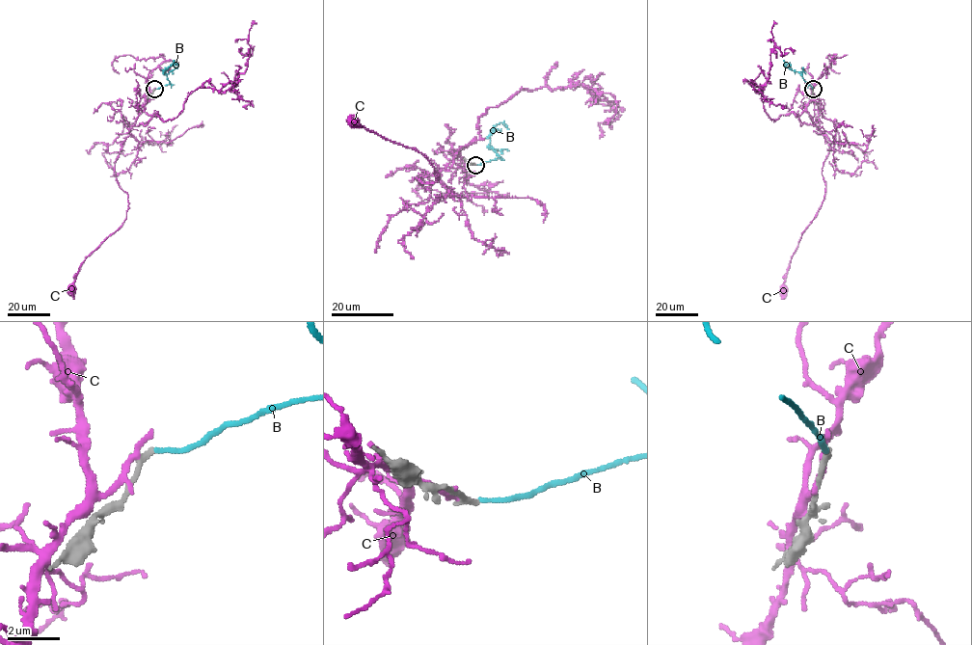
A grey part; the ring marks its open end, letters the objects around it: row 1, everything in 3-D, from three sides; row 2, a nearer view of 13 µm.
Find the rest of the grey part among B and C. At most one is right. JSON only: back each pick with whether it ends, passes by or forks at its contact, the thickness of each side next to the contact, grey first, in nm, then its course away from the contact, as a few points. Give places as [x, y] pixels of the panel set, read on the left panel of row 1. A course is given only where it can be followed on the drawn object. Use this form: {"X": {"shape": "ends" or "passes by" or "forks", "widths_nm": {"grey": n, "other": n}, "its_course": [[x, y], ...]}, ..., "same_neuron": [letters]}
{"same_neuron": []}

